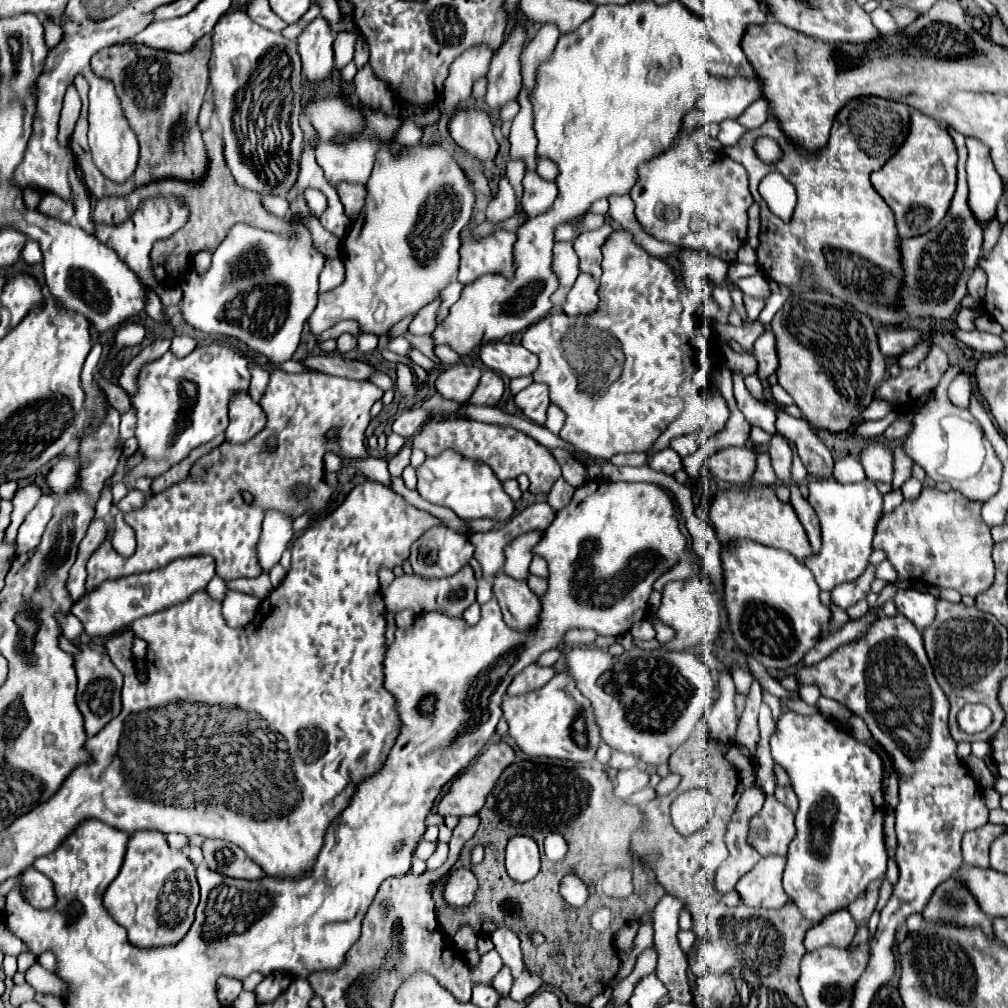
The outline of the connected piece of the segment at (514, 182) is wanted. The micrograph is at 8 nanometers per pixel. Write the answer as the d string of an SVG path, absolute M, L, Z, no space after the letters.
M509 158L507 161L506 175L516 193L517 197L516 209L519 209L522 206L521 204L521 198L523 195L522 180L524 174L525 174L524 163L522 163L522 161L514 161Z

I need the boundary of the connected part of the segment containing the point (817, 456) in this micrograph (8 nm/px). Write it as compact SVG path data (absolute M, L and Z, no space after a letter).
M780 409L776 415L776 431L796 445L798 455L800 455L804 467L808 469L810 477L814 477L814 479L832 477L834 459L832 459L828 447L810 429L808 421L804 421L802 417L800 419L790 417L784 409Z

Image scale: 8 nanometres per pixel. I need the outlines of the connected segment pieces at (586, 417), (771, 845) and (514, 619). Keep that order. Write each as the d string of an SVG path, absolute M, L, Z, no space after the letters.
M618 229L610 235L610 239L604 243L602 247L604 253L604 261L602 261L602 279L600 279L600 305L594 313L590 315L580 315L580 317L568 317L566 313L550 313L544 319L540 319L538 323L530 325L524 335L522 335L522 345L526 349L530 349L532 353L536 353L540 357L540 365L538 369L532 373L536 383L546 383L548 391L550 391L550 401L554 405L558 405L564 413L566 413L566 421L564 427L560 429L560 437L568 443L572 443L576 449L582 449L594 457L604 457L610 459L616 453L648 453L654 445L654 441L666 431L666 427L680 415L682 407L684 407L684 393L686 393L686 383L690 379L690 373L696 369L696 351L690 347L690 343L686 341L682 327L680 327L680 313L682 313L682 305L678 301L678 287L676 287L676 275L672 273L672 269L660 261L658 257L648 255L644 249L636 247L630 239L630 235L624 229Z
M768 795L762 811L750 821L748 845L752 845L762 857L786 857L794 833L794 813L778 803L772 795Z
M498 573L494 577L494 597L500 603L504 621L508 627L516 629L516 631L532 631L538 623L540 623L540 599L528 589L526 581L516 581L504 573Z

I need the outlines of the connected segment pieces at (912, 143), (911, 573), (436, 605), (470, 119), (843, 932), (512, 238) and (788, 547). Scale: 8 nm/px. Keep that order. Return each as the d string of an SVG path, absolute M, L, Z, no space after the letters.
M912 111L912 125L910 135L906 137L904 145L896 151L888 163L874 171L872 185L886 201L886 205L894 213L896 229L900 239L924 235L934 229L944 213L956 191L956 147L948 135L948 131L932 117Z
M924 487L914 503L904 501L896 511L886 513L880 519L872 547L886 553L886 559L892 563L894 571L898 573L898 579L920 577L928 585L936 585L936 587L944 585L956 589L960 595L976 597L978 593L986 591L994 581L994 563L990 557L992 543L994 541L990 537L990 529L980 517L980 503L968 501L956 491L942 493L936 487Z
M464 565L456 575L442 577L442 579L420 579L418 575L402 575L392 581L390 587L382 591L386 609L390 613L398 613L402 609L412 609L414 613L428 613L428 611L440 611L450 617L460 617L466 607L470 607L476 601L476 587L478 579L474 577L474 571L470 565Z
M456 109L448 123L450 137L480 161L492 161L498 151L494 125L482 109Z
M844 909L826 917L822 923L814 925L812 929L808 929L804 937L804 947L806 951L814 951L828 945L844 949L850 945L854 933L856 933L856 923L850 917L850 913Z
M498 229L492 235L480 239L480 241L470 241L468 237L462 237L462 249L460 249L460 271L456 275L456 279L462 285L470 285L472 281L476 281L478 277L486 275L486 273L498 273L506 279L512 279L516 269L514 269L514 243L516 243L516 233L506 231L506 229Z
M752 485L752 487L744 487L744 489L732 489L732 491L718 493L712 503L712 509L710 509L710 523L722 545L724 545L724 541L734 541L734 539L746 537L746 539L758 541L762 545L788 551L798 561L804 561L808 555L812 555L810 541L794 513L792 505L780 503L774 489L766 487L766 485L758 485L758 487Z

